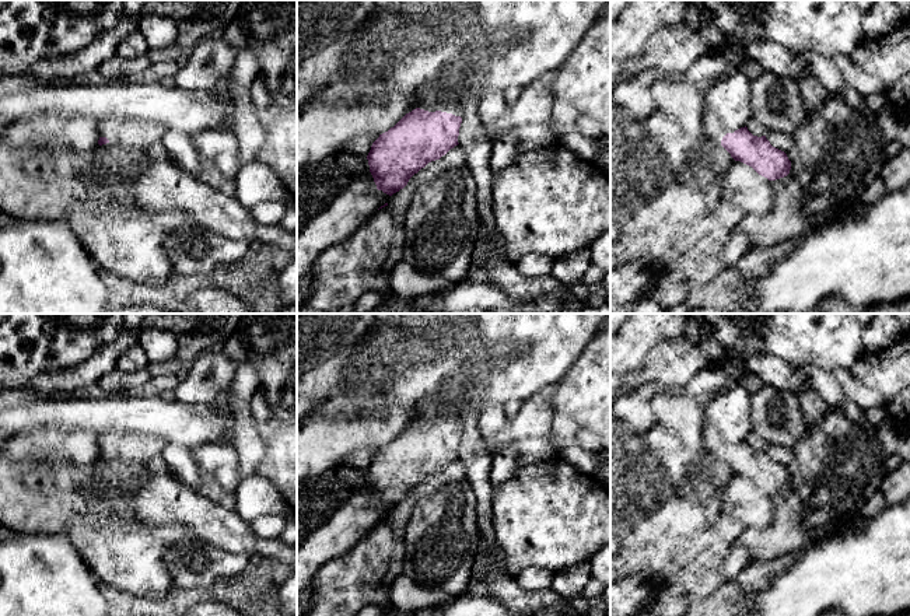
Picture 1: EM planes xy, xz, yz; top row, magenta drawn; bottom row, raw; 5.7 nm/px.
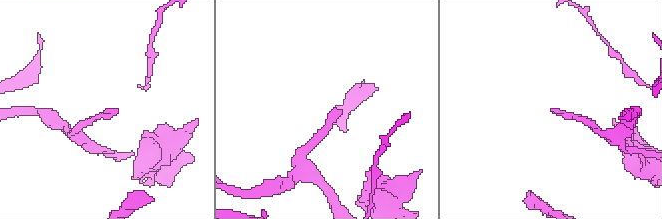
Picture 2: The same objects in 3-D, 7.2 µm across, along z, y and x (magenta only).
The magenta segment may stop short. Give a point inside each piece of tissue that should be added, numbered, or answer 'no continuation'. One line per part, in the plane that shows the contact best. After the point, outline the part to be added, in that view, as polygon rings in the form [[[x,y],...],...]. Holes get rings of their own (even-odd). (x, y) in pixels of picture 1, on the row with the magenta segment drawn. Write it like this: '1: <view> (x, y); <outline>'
1: xz (457, 108); [[[442,102],[434,108],[427,108],[424,105],[419,106],[420,109],[428,111],[428,112],[435,112],[435,111],[441,111],[441,112],[447,112],[447,113],[452,113],[455,116],[461,116],[463,118],[463,112],[465,112],[465,106],[462,102],[455,102],[455,104],[447,104]]]

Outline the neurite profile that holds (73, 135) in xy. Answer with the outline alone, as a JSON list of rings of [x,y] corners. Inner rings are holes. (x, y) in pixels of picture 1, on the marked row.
[[[39,112],[8,126],[0,134],[0,144],[13,148],[88,151],[98,144],[98,125],[88,116]]]

